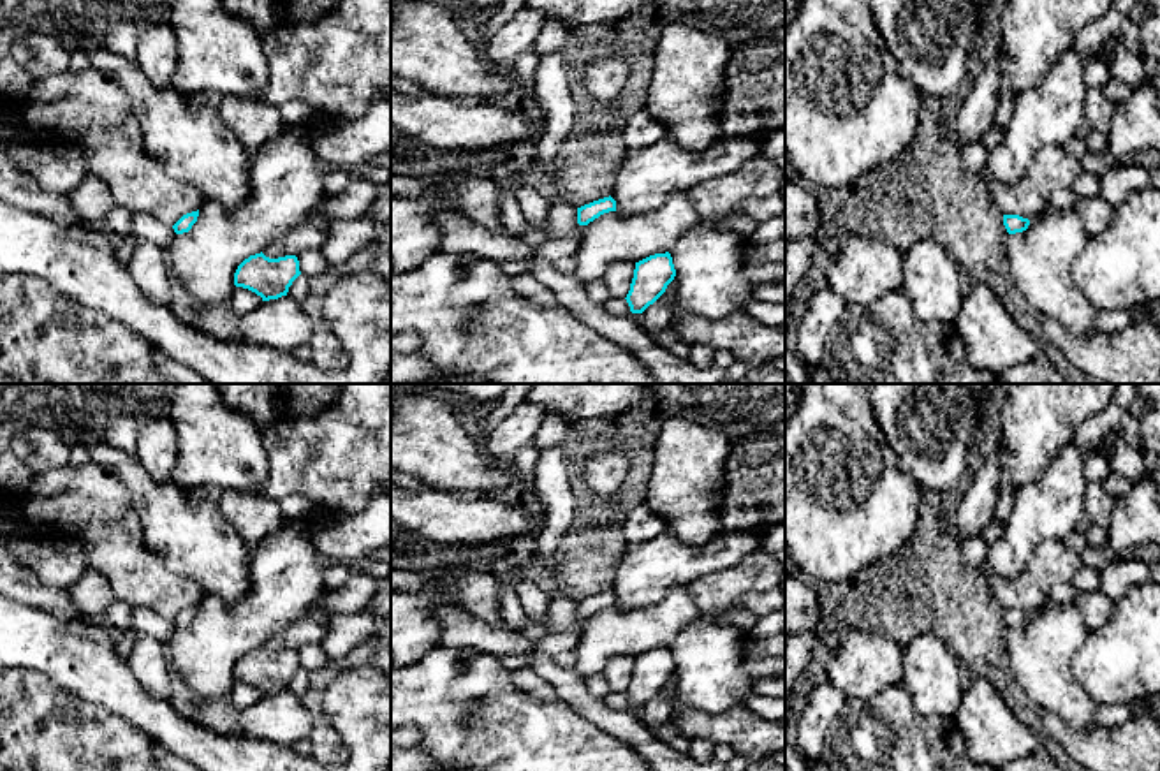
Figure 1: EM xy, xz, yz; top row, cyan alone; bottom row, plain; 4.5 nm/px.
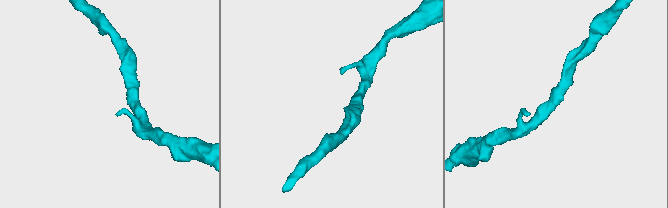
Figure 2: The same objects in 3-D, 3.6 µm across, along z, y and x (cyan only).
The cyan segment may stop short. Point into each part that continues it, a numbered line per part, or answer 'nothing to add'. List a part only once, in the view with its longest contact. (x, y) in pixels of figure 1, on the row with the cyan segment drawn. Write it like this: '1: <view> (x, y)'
nothing to add

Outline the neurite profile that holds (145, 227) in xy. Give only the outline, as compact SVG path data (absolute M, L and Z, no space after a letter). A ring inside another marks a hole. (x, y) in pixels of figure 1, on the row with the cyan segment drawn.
M132 213L132 236L120 241L116 257L123 266L128 266L137 241L155 241L162 248L169 250L174 236L174 229L155 217L148 213Z

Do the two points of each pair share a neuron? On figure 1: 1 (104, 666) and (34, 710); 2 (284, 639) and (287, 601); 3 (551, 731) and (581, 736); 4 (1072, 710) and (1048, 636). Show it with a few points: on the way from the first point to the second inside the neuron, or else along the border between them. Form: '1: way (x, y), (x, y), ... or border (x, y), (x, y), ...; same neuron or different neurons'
1: border (30, 668), (44, 673), (83, 699), (104, 706); different neurons
2: border (310, 609), (273, 632), (261, 645); different neurons
3: way (558, 736), (574, 736); same neuron
4: way (1060, 692), (1048, 680), (1048, 653); same neuron

